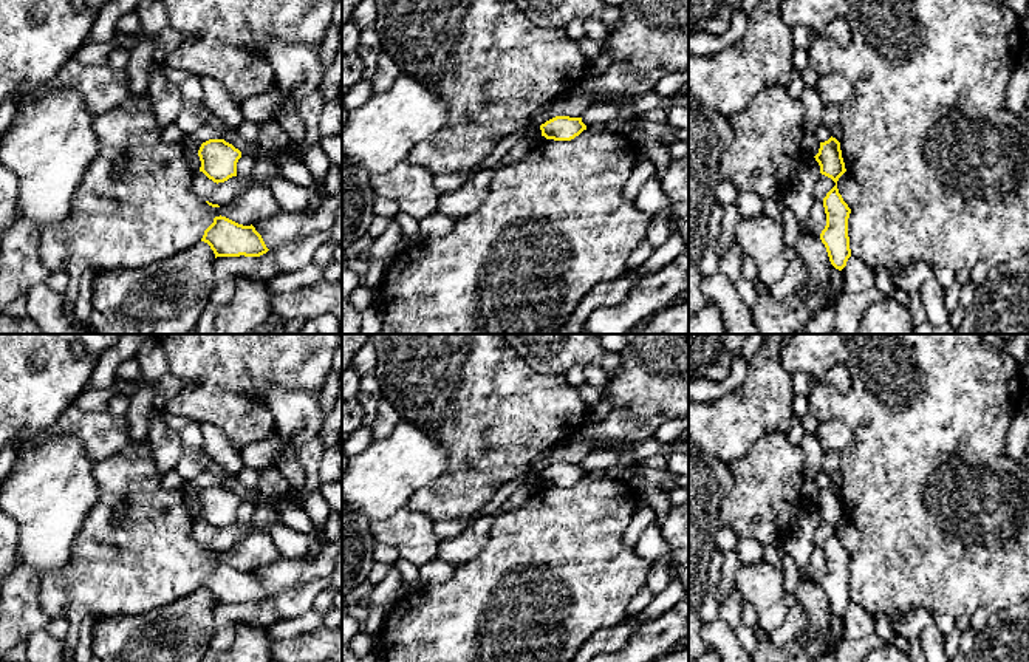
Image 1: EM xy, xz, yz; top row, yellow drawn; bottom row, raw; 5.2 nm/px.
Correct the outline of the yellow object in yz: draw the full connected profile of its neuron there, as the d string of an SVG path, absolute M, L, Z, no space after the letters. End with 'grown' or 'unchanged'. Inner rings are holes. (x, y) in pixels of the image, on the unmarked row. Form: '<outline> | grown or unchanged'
M832 483L828 487L820 489L819 500L814 504L820 512L820 520L836 529L823 544L826 572L820 580L820 586L826 594L831 611L842 617L851 603L848 583L848 565L851 555L837 535L839 524L846 518L840 489Z | unchanged

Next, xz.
M556 462L540 472L542 483L554 487L571 487L579 483L586 472L582 464Z | unchanged

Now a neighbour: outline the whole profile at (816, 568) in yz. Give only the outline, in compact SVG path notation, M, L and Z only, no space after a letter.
M814 546L809 563L806 566L797 566L798 583L814 582L820 583L826 572L826 560L823 548Z

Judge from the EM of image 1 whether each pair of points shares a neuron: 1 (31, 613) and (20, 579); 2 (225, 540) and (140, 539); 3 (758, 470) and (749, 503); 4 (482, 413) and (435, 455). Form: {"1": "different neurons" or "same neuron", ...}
{"1": "same neuron", "2": "different neurons", "3": "same neuron", "4": "different neurons"}

